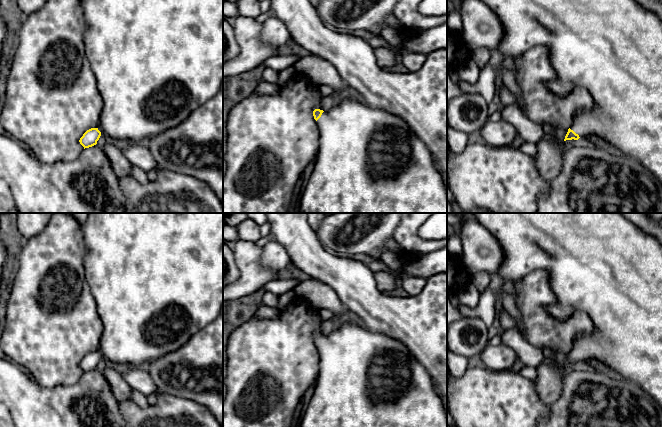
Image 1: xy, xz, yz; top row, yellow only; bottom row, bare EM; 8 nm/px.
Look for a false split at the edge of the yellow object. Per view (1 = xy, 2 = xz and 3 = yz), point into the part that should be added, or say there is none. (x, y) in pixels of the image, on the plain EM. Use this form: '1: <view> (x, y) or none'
1: xy (157, 278)
2: xz (366, 379)
3: yz (600, 263)

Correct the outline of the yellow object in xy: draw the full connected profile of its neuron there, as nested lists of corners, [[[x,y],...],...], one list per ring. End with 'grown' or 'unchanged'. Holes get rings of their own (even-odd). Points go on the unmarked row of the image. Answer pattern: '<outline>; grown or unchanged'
[[[88,213],[81,229],[86,244],[85,278],[103,326],[98,351],[87,354],[79,364],[84,373],[96,369],[102,358],[114,363],[144,367],[147,363],[179,349],[192,335],[218,317],[223,306],[223,213]]]; grown

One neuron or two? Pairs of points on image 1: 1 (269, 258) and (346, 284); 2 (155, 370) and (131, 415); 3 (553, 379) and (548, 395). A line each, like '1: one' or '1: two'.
1: two
2: two
3: one

